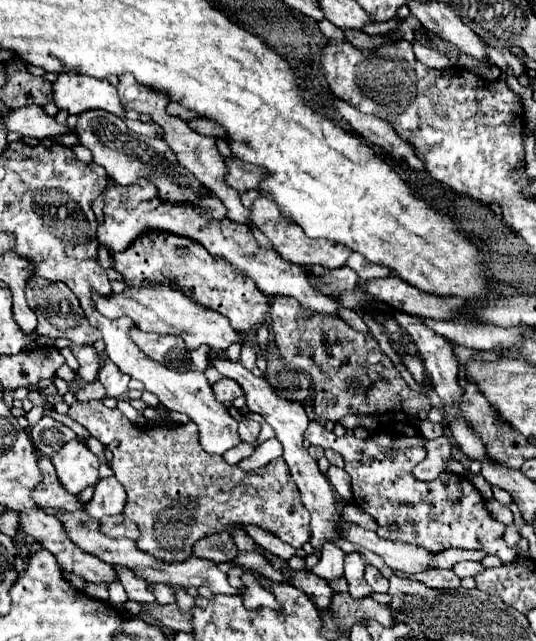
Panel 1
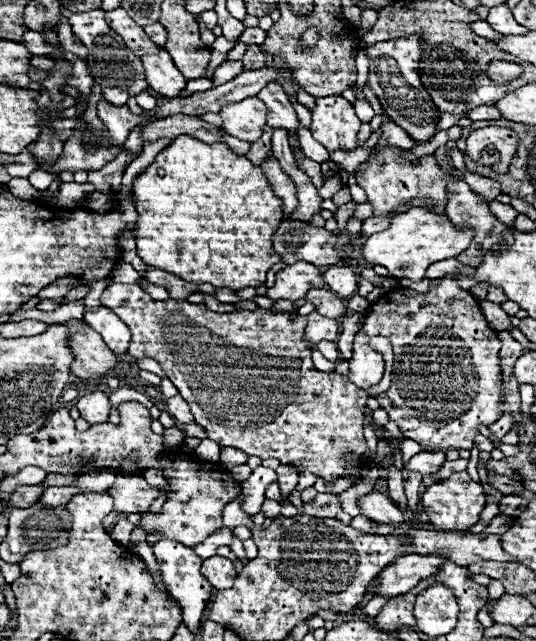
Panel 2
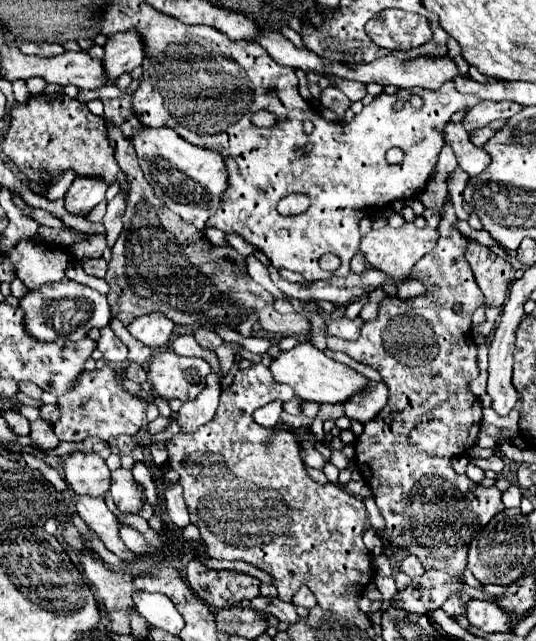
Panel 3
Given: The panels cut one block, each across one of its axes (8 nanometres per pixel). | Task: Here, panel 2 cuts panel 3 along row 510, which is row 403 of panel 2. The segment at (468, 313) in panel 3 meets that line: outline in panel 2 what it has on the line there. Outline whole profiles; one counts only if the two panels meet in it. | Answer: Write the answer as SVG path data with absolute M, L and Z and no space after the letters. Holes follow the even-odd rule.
M446 274L438 278L436 284L428 288L428 292L418 292L410 288L396 288L386 292L376 300L376 304L366 314L366 322L360 328L358 336L386 336L394 346L394 378L390 392L378 394L380 406L388 412L390 420L394 420L406 438L416 440L424 448L436 450L467 449L471 450L474 436L478 434L478 426L490 426L500 418L500 366L498 354L502 342L498 340L498 332L490 328L486 322L478 298L456 284L460 274Z

